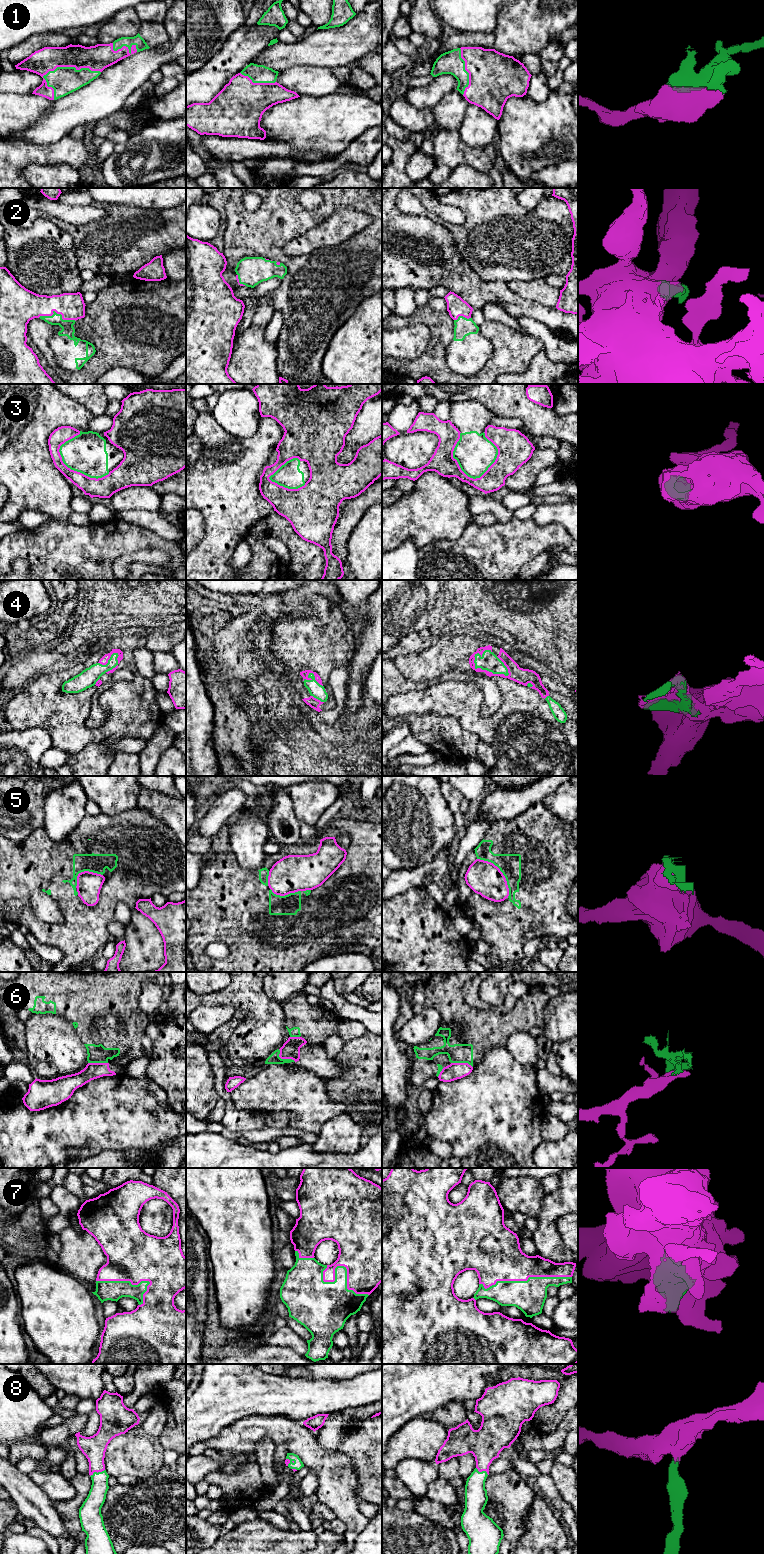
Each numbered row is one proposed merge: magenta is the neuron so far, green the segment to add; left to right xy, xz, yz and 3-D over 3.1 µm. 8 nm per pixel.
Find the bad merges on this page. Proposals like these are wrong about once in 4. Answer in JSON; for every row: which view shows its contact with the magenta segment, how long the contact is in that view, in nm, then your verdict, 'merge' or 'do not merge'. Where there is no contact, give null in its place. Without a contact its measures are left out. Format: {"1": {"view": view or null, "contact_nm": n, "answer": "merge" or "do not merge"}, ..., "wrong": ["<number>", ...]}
{"1": {"view": "xy", "contact_nm": 480, "answer": "merge"}, "2": {"view": "xy", "contact_nm": 300, "answer": "merge"}, "3": {"view": "yz", "contact_nm": 400, "answer": "do not merge"}, "4": {"view": "yz", "contact_nm": 340, "answer": "merge"}, "5": {"view": "yz", "contact_nm": 400, "answer": "do not merge"}, "6": {"view": "xz", "contact_nm": 170, "answer": "do not merge"}, "7": {"view": "yz", "contact_nm": 750, "answer": "merge"}, "8": {"view": "xy", "contact_nm": 130, "answer": "merge"}, "wrong": ["3", "5", "6"]}

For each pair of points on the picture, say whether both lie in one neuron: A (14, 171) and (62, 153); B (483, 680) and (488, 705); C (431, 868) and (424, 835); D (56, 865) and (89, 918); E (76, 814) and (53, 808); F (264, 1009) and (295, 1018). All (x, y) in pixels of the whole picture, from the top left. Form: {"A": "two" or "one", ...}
{"A": "one", "B": "one", "C": "two", "D": "one", "E": "one", "F": "two"}

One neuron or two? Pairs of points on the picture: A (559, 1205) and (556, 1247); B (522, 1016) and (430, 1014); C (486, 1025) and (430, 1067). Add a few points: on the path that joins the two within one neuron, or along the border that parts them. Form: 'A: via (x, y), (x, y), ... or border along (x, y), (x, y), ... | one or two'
A: via (550, 1215), (550, 1237) | one
B: border along (424, 1006), (440, 1015), (433, 1037) | two
C: via (469, 1041), (466, 1044), (439, 1044), (433, 1050) | one

